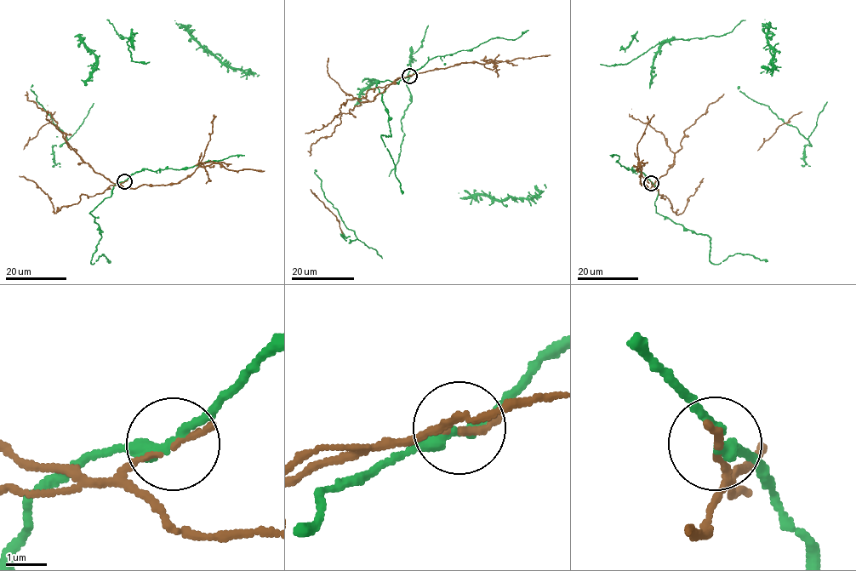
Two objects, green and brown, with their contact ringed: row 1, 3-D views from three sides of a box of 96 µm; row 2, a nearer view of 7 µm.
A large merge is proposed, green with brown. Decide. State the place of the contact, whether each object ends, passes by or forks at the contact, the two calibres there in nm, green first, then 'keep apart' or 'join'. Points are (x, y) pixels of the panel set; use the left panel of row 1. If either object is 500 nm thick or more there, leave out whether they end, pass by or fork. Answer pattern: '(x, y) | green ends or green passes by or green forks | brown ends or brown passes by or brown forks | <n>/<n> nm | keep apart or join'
(124, 181) | green passes by | brown ends | 280/180 nm | keep apart

